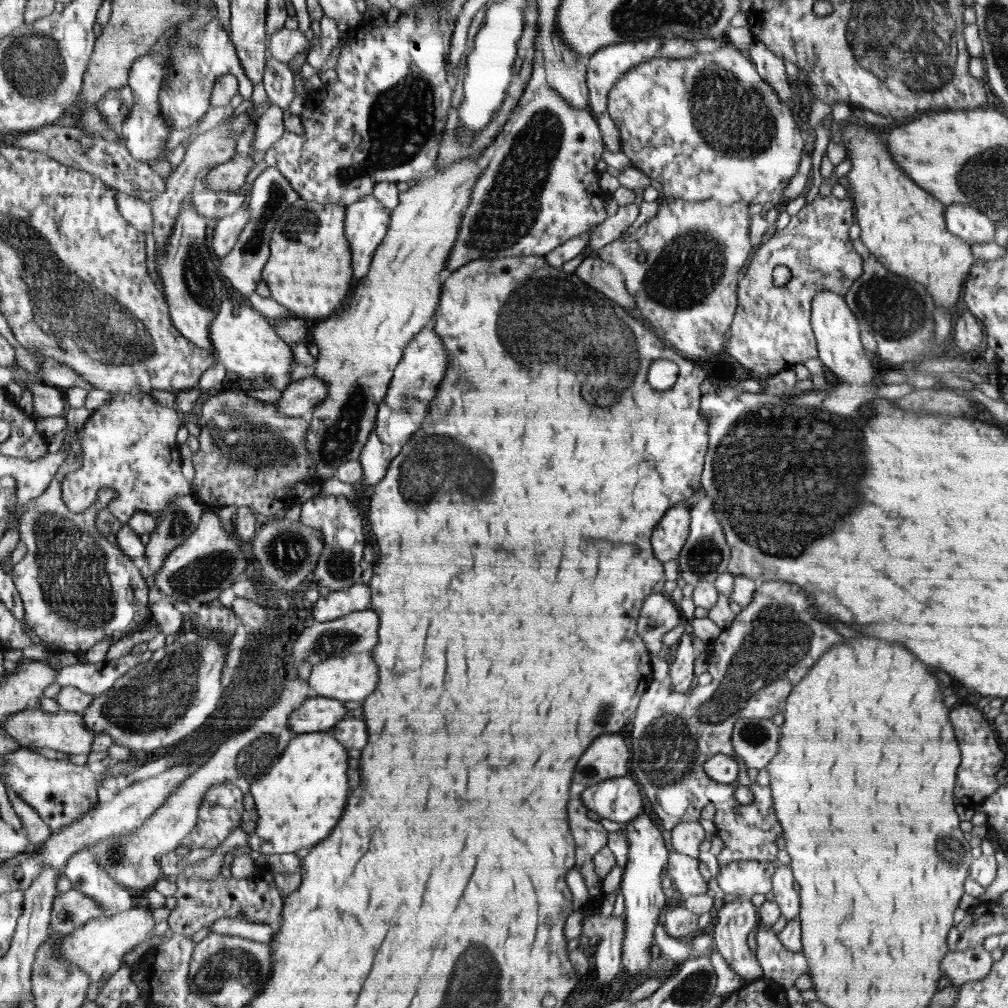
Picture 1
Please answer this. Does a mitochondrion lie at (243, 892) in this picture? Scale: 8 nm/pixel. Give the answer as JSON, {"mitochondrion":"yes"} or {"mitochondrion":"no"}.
{"mitochondrion":"no"}

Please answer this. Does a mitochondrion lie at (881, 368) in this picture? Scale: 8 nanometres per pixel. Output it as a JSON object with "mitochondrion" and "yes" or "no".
{"mitochondrion":"no"}

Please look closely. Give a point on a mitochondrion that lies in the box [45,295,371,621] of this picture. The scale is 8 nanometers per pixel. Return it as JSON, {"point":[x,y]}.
{"point":[241,440]}

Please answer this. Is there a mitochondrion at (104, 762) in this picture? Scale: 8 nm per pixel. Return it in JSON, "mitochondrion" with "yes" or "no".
{"mitochondrion":"no"}

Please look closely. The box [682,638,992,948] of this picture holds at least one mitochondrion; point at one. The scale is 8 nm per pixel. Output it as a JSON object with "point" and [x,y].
{"point":[950,850]}

